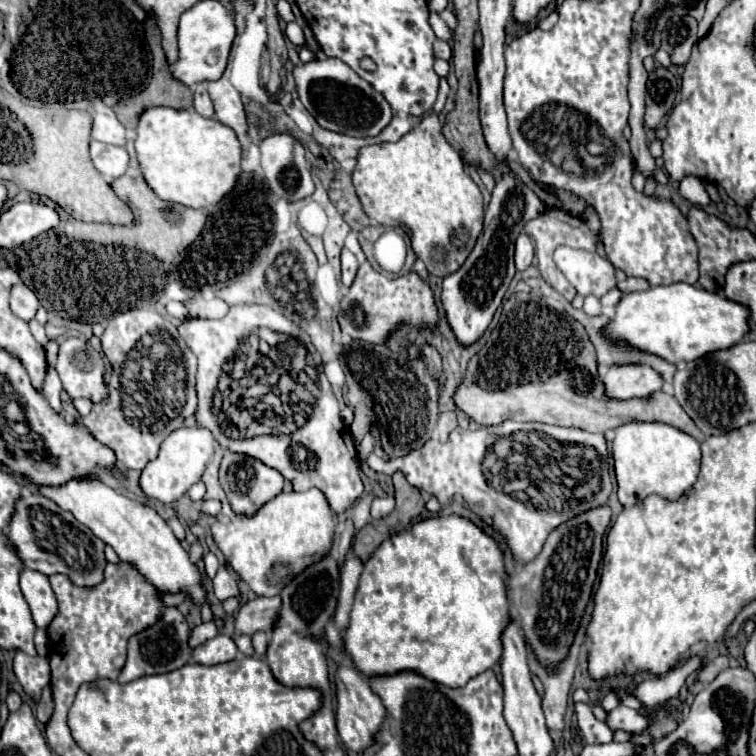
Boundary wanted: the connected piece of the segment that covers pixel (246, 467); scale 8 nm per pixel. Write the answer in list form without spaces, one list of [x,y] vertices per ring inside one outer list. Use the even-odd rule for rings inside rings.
[[[229,451],[225,453],[225,457],[221,461],[219,479],[221,479],[221,485],[227,493],[227,499],[233,507],[233,511],[241,513],[241,515],[255,513],[255,509],[265,505],[269,499],[279,495],[281,489],[283,489],[283,477],[277,469],[263,465],[261,461],[257,461],[253,457],[247,457],[247,455],[241,455],[241,453],[229,453]]]

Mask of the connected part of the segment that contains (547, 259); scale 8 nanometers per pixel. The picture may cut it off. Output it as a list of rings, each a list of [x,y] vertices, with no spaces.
[[[547,209],[543,211],[539,217],[531,219],[527,225],[525,225],[525,233],[529,237],[535,239],[535,255],[537,255],[537,267],[543,275],[543,279],[553,287],[557,289],[567,301],[573,301],[575,297],[575,289],[569,285],[567,279],[563,279],[563,273],[557,269],[555,261],[553,261],[553,251],[559,247],[559,245],[567,245],[567,247],[575,247],[575,249],[585,249],[585,251],[595,251],[595,237],[591,235],[589,227],[585,225],[585,221],[581,217],[573,217],[561,209]]]

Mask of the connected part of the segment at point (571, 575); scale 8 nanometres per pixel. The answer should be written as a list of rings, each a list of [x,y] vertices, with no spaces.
[[[603,505],[559,525],[559,529],[551,531],[551,535],[547,537],[539,557],[523,565],[519,573],[511,577],[507,575],[505,579],[507,597],[521,621],[525,641],[529,649],[535,653],[537,661],[551,675],[567,659],[585,607],[591,601],[593,583],[597,579],[597,569],[601,563],[603,533],[609,525],[609,519],[611,509]]]

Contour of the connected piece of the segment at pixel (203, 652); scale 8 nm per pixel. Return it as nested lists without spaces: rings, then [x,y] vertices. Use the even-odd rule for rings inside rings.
[[[217,635],[215,639],[195,647],[191,657],[195,663],[201,663],[201,665],[219,665],[219,663],[233,661],[237,657],[237,647],[231,637]]]

